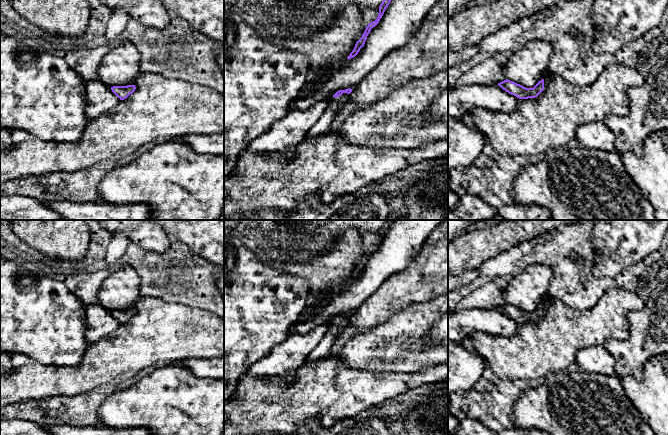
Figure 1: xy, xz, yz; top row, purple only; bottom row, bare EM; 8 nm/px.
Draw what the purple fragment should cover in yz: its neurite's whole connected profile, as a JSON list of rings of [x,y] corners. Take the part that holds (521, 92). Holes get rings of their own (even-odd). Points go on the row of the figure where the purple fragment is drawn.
[[[508,79],[498,83],[498,85],[519,99],[528,99],[537,97],[544,90],[544,79],[539,81],[533,88],[526,88]]]

